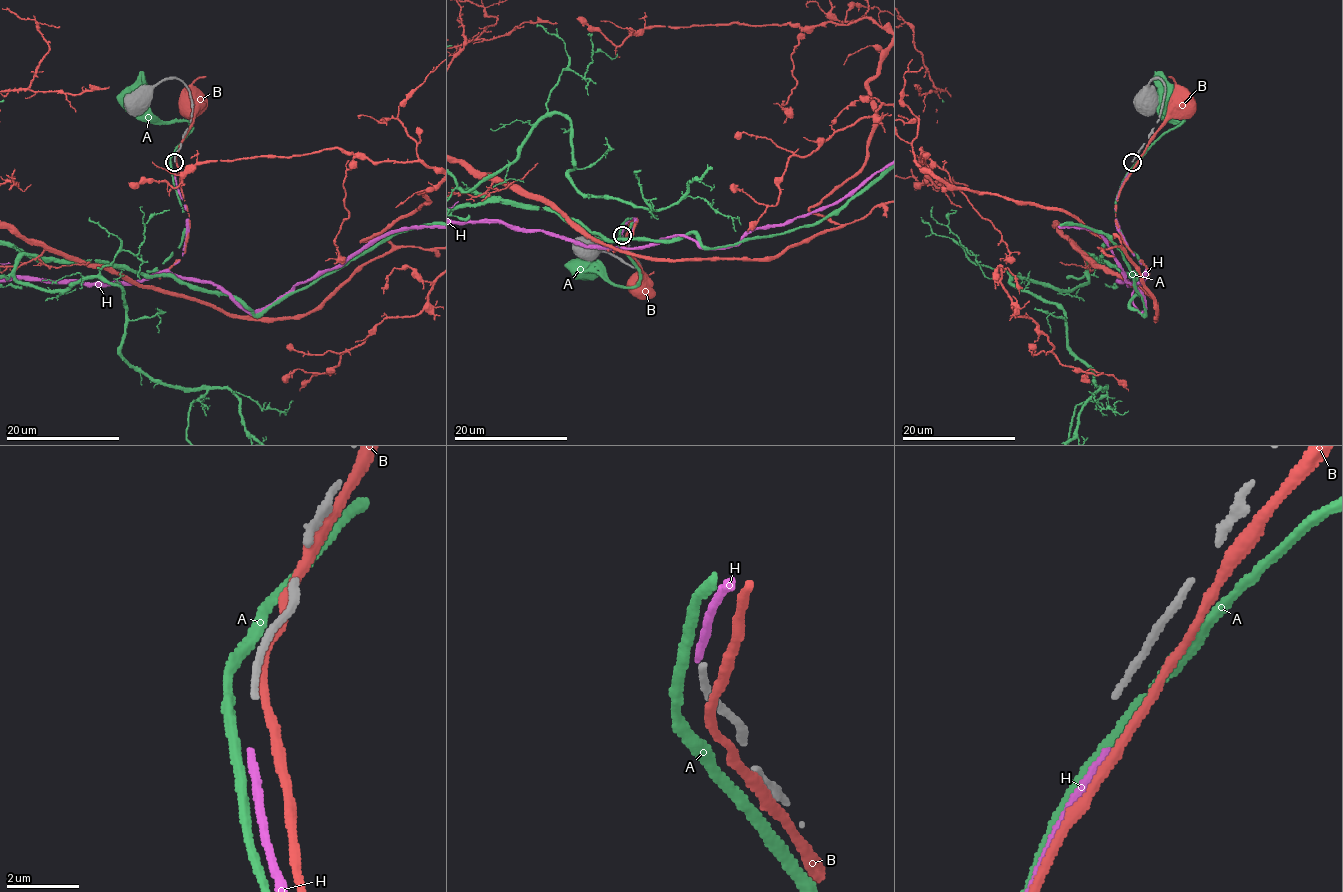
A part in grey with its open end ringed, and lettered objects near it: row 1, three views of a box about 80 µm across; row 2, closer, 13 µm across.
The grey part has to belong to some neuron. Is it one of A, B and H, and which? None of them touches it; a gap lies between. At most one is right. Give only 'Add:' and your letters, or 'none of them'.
Add: none of them

